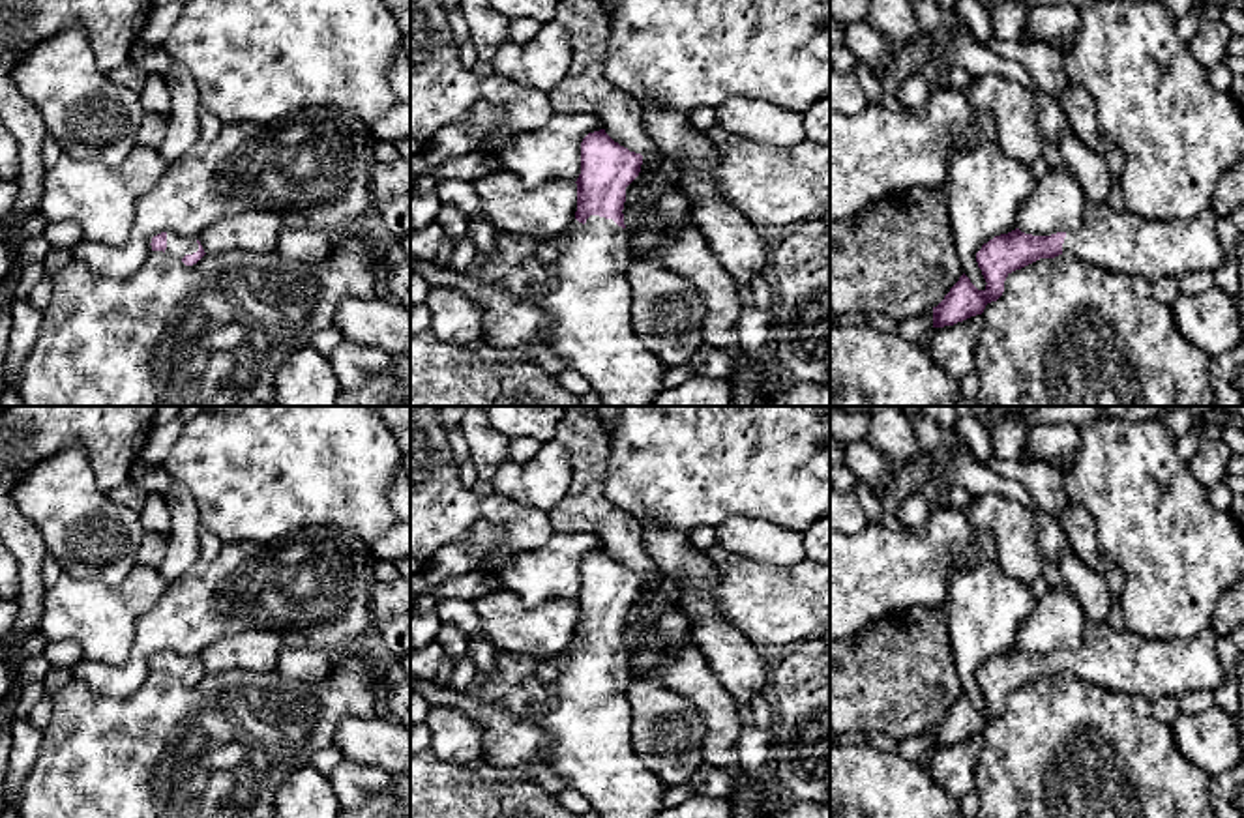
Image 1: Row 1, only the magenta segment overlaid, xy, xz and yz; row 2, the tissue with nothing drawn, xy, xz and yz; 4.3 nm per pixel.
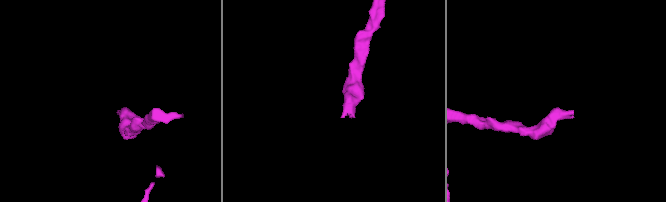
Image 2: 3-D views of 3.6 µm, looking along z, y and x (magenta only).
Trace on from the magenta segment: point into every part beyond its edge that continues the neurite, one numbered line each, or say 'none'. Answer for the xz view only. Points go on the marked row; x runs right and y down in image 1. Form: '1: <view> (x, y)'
1: xz (585, 296)

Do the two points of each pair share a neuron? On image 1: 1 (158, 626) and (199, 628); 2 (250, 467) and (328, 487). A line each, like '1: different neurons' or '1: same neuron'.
1: same neuron
2: same neuron

